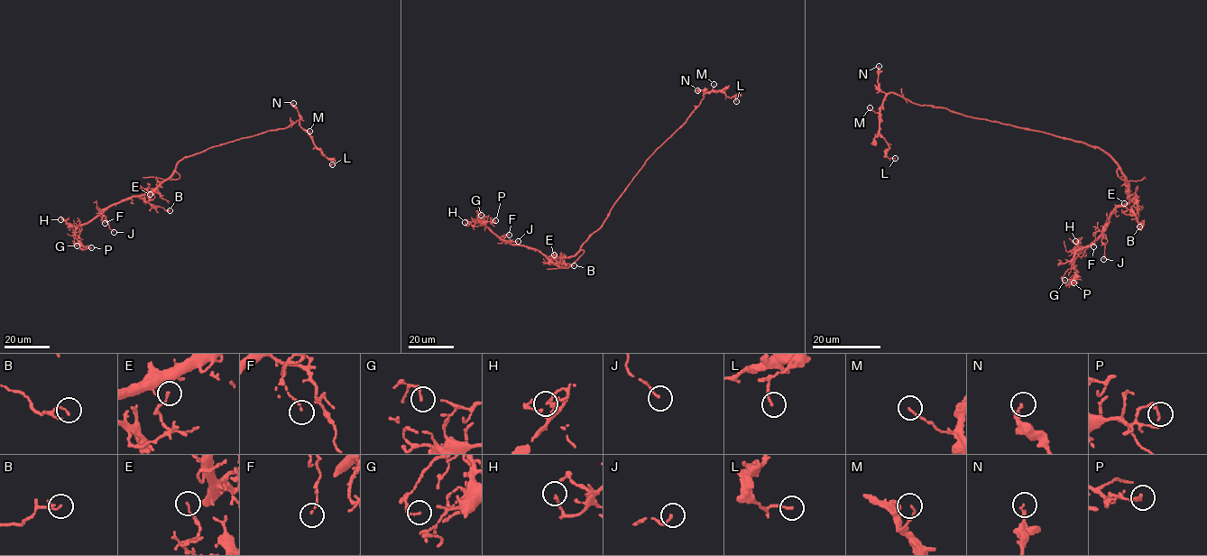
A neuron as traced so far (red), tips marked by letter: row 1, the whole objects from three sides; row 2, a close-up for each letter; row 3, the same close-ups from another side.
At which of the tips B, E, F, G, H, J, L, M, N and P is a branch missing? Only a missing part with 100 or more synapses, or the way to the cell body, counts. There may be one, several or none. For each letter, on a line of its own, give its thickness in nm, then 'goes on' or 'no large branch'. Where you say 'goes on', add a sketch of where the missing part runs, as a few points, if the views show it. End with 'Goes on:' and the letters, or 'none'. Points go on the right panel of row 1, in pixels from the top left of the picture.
B: 130 nm | no large branch
E: 110 nm | no large branch
F: 110 nm | no large branch
G: 130 nm | no large branch
H: 130 nm | no large branch
J: 120 nm | no large branch
L: 130 nm | no large branch
M: 90 nm | no large branch
N: 200 nm | no large branch
P: 150 nm | no large branch
Goes on: none

